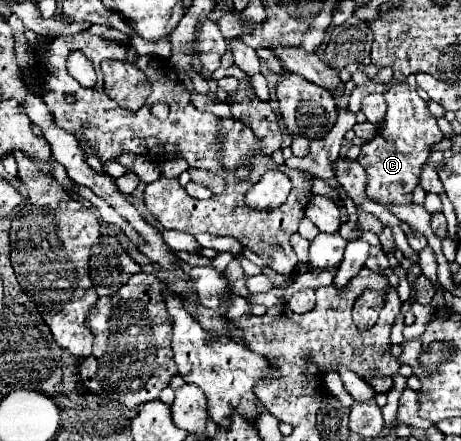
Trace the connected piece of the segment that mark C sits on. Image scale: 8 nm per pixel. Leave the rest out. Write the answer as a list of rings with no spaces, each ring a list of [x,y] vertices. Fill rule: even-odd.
[[[393,84],[385,92],[387,100],[387,116],[381,124],[377,136],[373,140],[367,140],[361,146],[361,154],[357,162],[365,168],[369,184],[367,184],[367,196],[383,206],[389,204],[411,204],[413,188],[419,184],[421,170],[427,164],[427,158],[431,154],[431,146],[441,142],[443,134],[437,126],[437,120],[429,114],[427,104],[421,100],[421,96],[409,86],[409,84]]]

